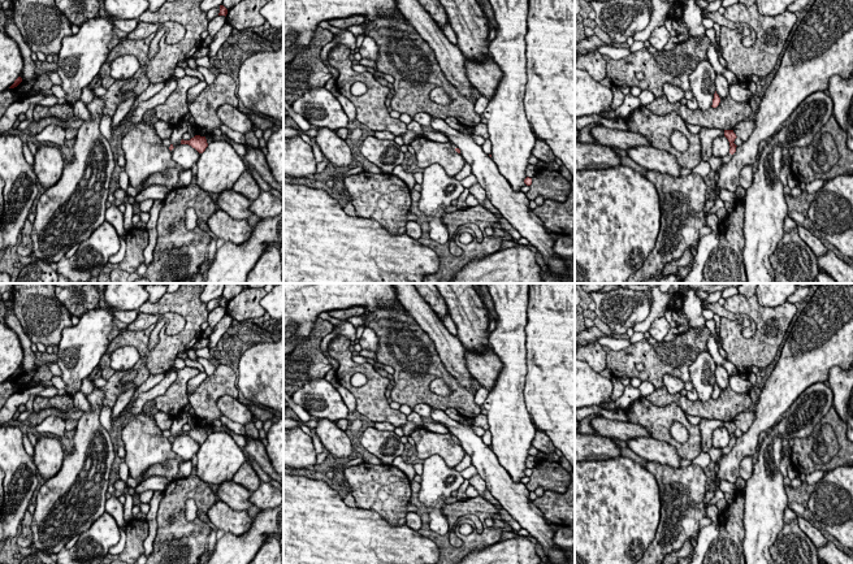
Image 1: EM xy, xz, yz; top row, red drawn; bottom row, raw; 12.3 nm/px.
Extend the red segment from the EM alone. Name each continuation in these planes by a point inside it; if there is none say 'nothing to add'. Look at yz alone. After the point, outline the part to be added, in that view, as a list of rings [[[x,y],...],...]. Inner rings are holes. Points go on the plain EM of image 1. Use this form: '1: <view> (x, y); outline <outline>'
1: yz (727, 448); outline [[[728,444],[722,448],[722,455],[719,456],[718,461],[715,463],[715,474],[719,472],[719,461],[720,459],[732,450],[733,446]]]

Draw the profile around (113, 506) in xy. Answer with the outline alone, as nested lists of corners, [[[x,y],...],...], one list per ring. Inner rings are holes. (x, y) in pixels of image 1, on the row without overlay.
[[[112,496],[105,502],[105,512],[116,520],[118,528],[125,529],[124,503],[121,503],[116,496]]]

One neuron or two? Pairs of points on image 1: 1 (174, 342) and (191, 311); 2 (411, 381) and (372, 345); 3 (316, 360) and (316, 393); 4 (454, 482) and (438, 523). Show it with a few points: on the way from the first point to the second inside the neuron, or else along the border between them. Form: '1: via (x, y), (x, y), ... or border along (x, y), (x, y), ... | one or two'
1: via (182, 337), (191, 328), (191, 319) | one
2: border along (366, 326), (369, 326), (377, 337), (376, 352) | two
3: border along (323, 377), (307, 381), (297, 391) | two
4: via (444, 491), (437, 498), (437, 512) | one

